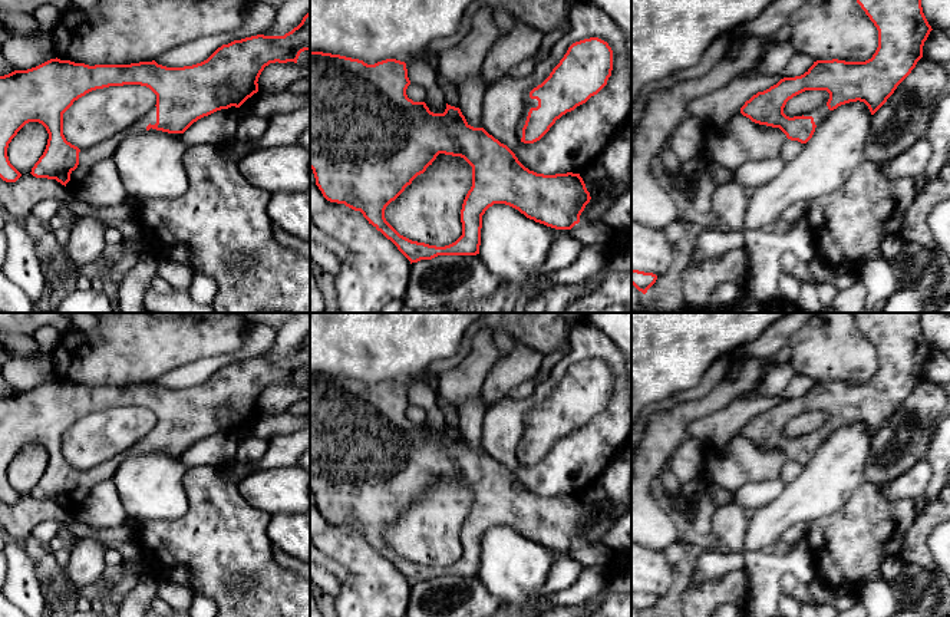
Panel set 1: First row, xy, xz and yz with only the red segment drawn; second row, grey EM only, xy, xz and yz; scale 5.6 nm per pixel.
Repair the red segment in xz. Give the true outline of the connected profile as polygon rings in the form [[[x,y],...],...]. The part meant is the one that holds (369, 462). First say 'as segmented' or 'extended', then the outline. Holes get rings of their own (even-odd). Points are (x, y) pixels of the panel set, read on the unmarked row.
as segmented; [[[310,373],[310,489],[316,507],[330,524],[344,525],[363,538],[412,584],[438,577],[476,577],[481,567],[482,537],[494,525],[505,525],[527,540],[555,551],[571,551],[591,518],[580,495],[544,496],[525,489],[515,475],[484,449],[471,448],[459,429],[446,425],[443,435],[433,435],[425,423],[413,423],[406,410],[410,406],[406,385],[386,380],[375,386],[340,376]],[[439,475],[461,478],[472,488],[472,508],[462,531],[462,557],[445,568],[412,562],[400,557],[385,540],[386,528],[395,522],[412,502],[423,495]]]

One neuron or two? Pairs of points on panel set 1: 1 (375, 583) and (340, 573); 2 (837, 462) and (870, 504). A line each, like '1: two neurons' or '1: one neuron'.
1: two neurons
2: two neurons

